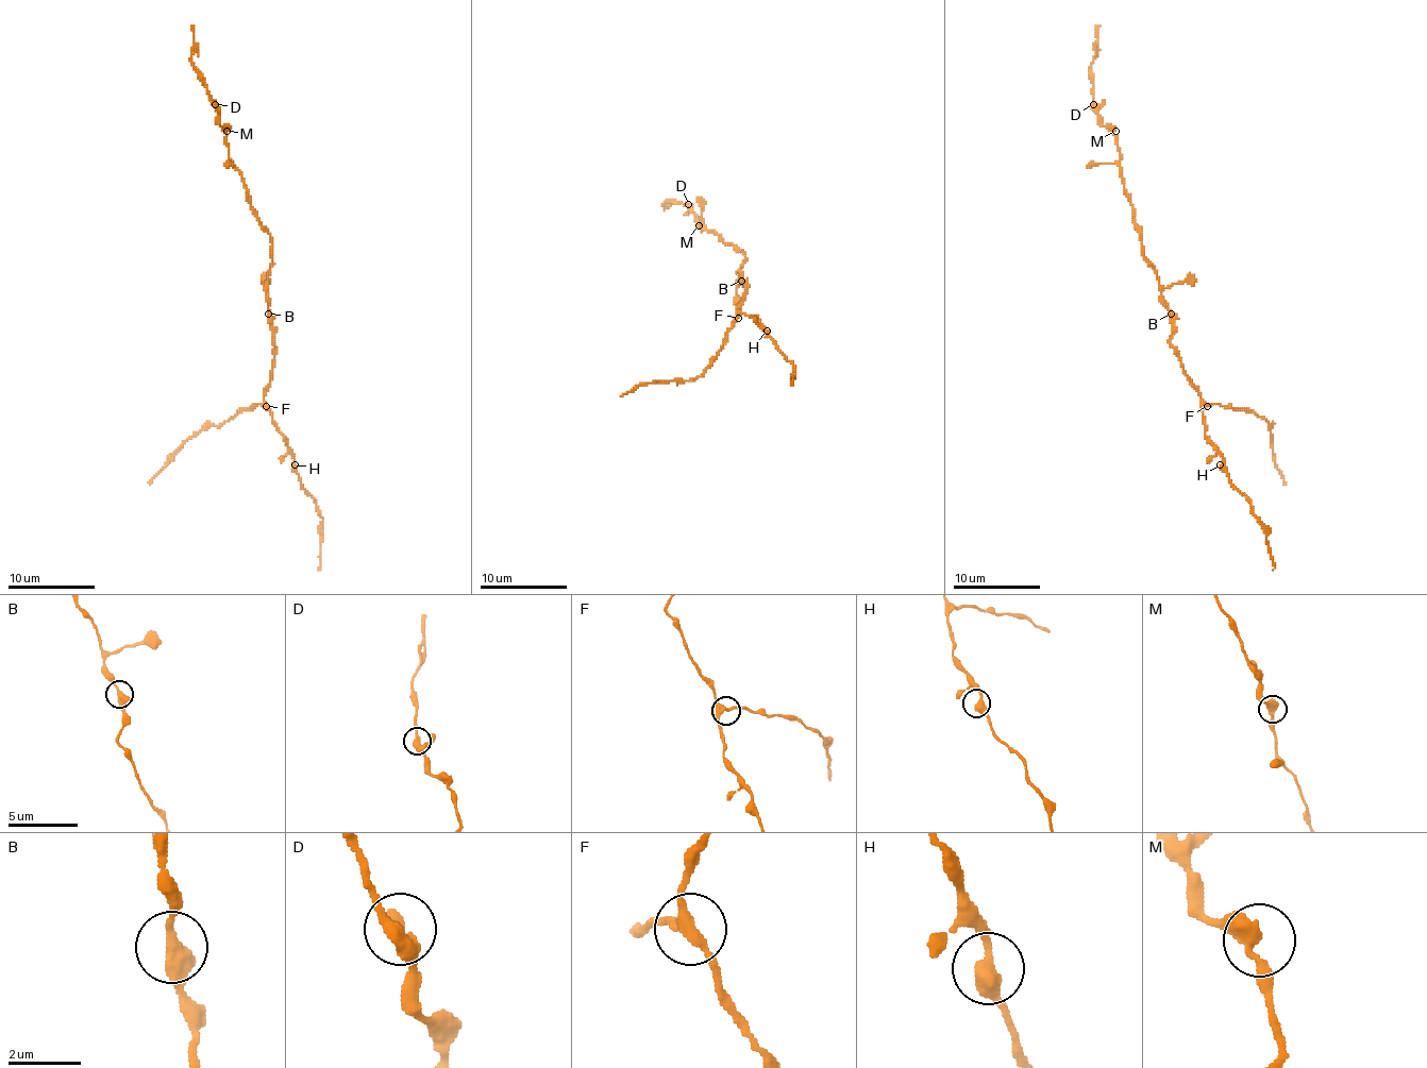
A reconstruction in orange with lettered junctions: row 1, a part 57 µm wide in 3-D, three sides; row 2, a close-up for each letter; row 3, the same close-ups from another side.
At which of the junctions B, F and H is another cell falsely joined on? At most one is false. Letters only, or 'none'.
none

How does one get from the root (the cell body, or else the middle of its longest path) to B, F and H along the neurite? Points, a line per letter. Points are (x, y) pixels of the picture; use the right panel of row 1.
B: (1165, 301), (1170, 314)
F: (1165, 301), (1172, 325), (1170, 344), (1190, 384), (1207, 406)
H: (1165, 301), (1172, 325), (1170, 344), (1182, 373), (1201, 397), (1205, 435), (1222, 458), (1220, 464)

